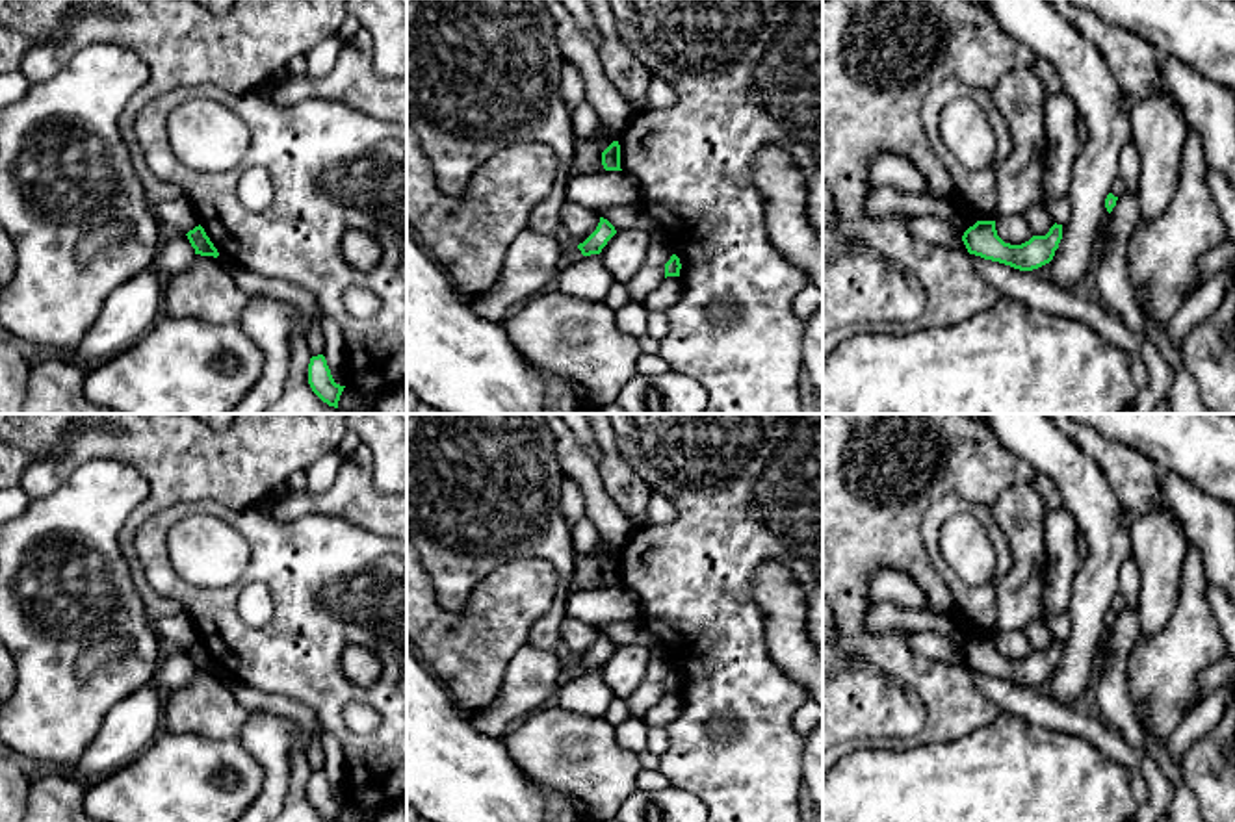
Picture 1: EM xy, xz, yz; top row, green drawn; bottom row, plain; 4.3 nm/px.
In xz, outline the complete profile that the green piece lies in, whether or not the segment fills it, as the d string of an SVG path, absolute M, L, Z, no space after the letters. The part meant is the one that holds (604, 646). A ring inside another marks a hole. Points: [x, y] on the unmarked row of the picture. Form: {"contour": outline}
{"contour": "M600 633L596 646L578 661L583 672L600 670L607 657L617 649L615 642Z"}

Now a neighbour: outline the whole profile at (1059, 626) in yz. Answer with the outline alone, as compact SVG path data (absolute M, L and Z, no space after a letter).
M1068 614L1047 616L1044 622L1049 633L1053 635L1053 638L1057 640L1068 638L1072 631L1072 620Z

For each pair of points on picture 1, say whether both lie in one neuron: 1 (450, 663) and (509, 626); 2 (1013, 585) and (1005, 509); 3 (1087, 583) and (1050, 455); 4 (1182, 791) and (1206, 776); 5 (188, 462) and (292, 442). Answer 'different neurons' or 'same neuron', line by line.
1: same neuron
2: same neuron
3: same neuron
4: different neurons
5: same neuron

